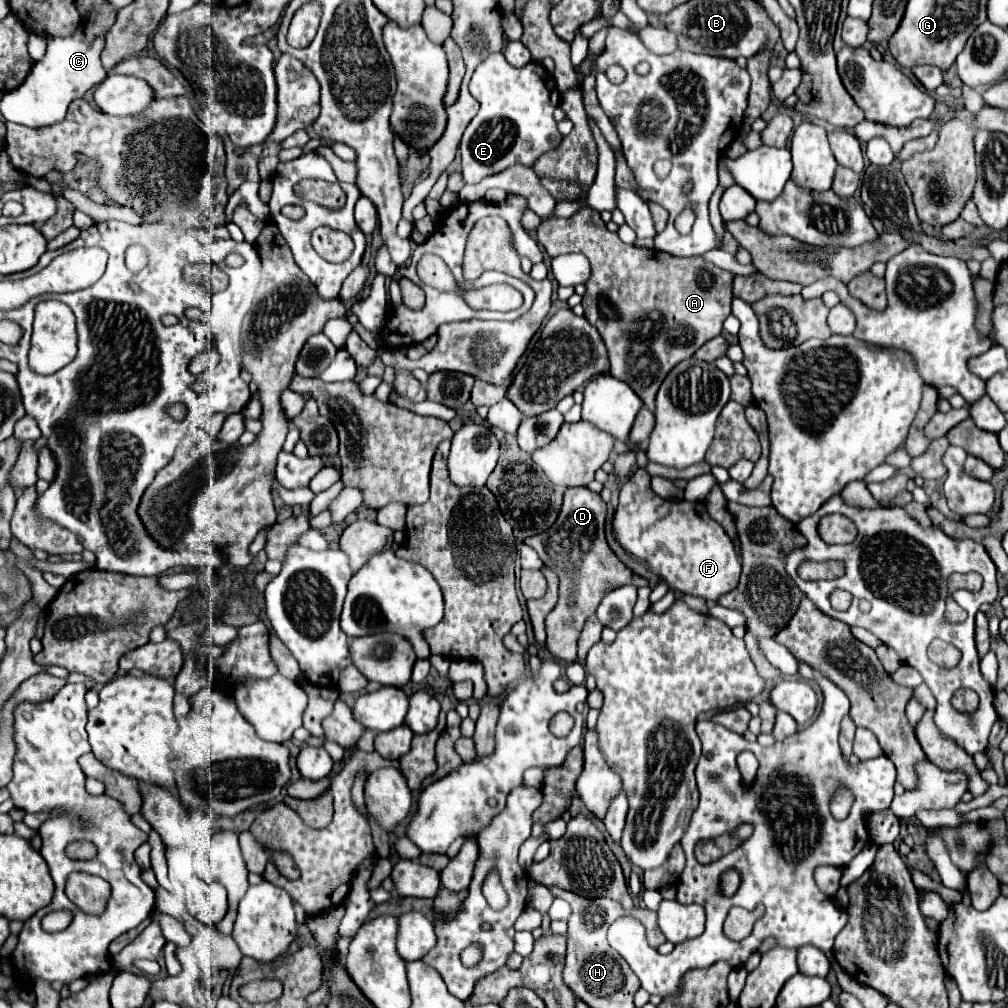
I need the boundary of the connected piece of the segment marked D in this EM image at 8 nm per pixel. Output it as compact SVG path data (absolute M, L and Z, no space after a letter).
M573 487L563 495L557 523L553 523L549 531L525 539L525 543L537 551L545 567L559 575L559 601L557 607L547 615L547 649L555 659L567 663L577 659L577 639L581 635L583 623L591 613L597 611L605 593L633 583L633 571L627 569L607 545L603 529L605 513L607 505L599 493L593 493L587 487Z

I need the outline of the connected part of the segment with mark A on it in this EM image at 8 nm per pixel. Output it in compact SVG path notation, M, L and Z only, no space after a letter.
M581 209L569 219L553 219L541 223L537 229L537 239L551 258L563 253L581 253L589 259L591 277L585 283L587 291L583 295L585 317L593 327L597 327L607 345L611 375L625 381L643 399L649 411L655 411L655 395L665 375L677 363L691 359L703 343L721 333L723 321L731 313L733 275L711 263L705 263L701 257L685 259L665 255L657 249L639 249L635 245L625 245L617 233L611 233L605 227L599 211L595 209Z

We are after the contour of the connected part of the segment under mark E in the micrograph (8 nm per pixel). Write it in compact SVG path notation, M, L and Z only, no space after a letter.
M503 53L487 55L487 59L477 65L469 91L481 103L481 109L467 125L459 147L465 183L479 183L483 177L495 175L515 163L533 167L541 153L561 143L561 133L553 119L561 93L553 83L553 75L541 63L531 61L517 69L505 61Z

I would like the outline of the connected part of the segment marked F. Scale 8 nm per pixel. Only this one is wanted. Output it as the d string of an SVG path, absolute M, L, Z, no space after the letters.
M637 469L627 483L623 483L613 517L617 543L631 557L643 561L649 573L661 577L669 589L677 593L713 603L719 595L725 595L725 591L735 589L741 575L741 561L725 529L709 517L703 503L661 499L651 491L649 479L645 469Z

